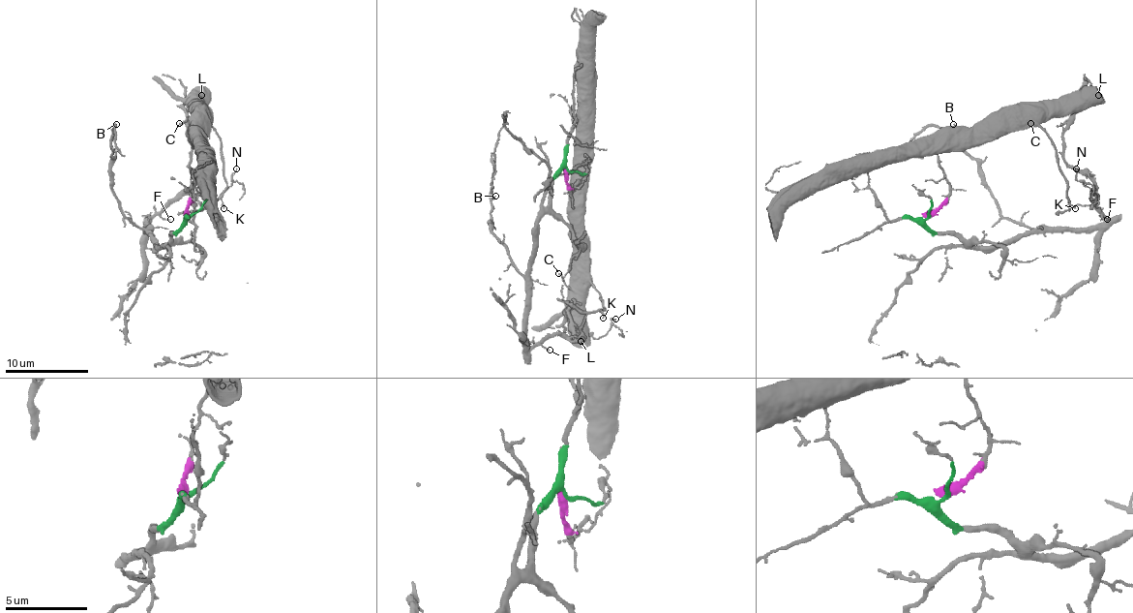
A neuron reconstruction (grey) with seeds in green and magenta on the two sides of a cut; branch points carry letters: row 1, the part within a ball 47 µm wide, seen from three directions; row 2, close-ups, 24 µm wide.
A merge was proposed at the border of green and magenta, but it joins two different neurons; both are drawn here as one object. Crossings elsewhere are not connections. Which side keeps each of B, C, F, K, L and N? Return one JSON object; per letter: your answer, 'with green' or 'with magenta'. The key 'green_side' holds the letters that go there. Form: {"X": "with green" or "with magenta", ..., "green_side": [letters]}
{"B": "with green", "C": "with magenta", "F": "with green", "K": "with magenta", "L": "with magenta", "N": "with green", "green_side": ["B", "F", "N"]}

